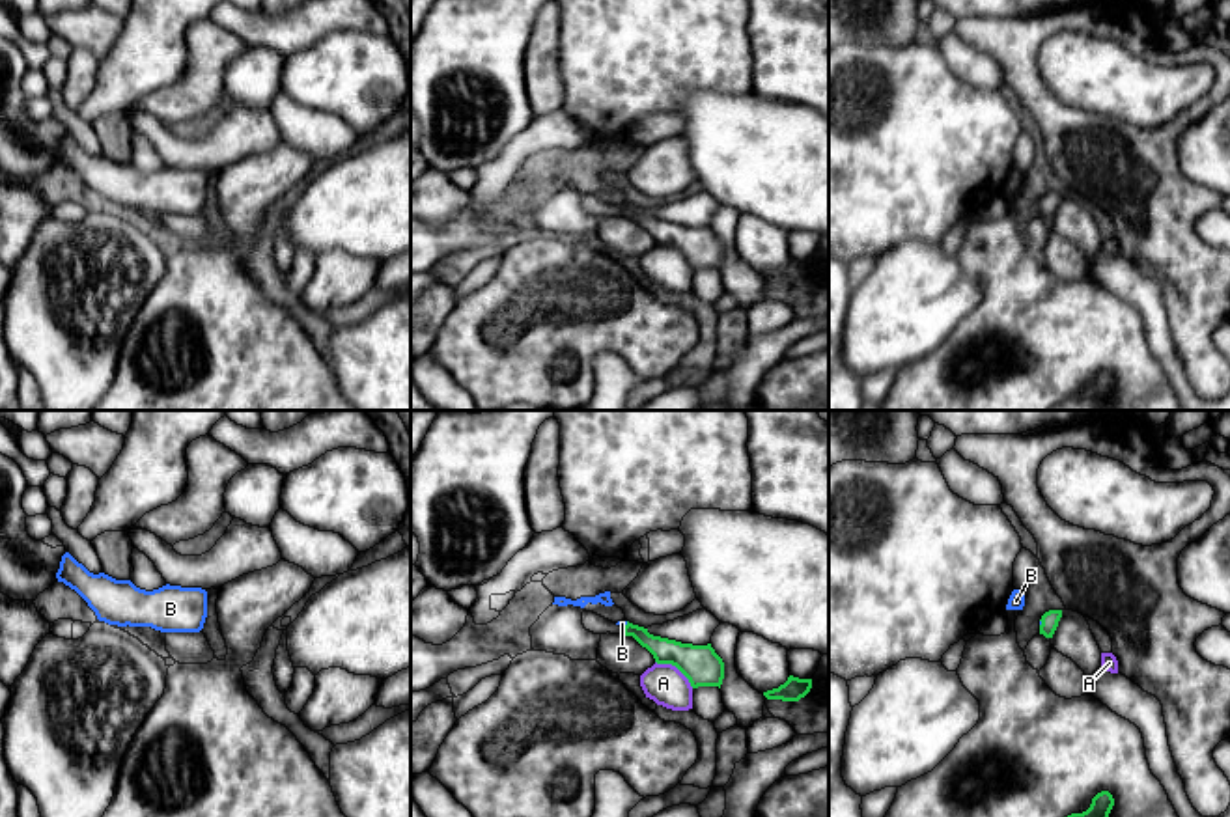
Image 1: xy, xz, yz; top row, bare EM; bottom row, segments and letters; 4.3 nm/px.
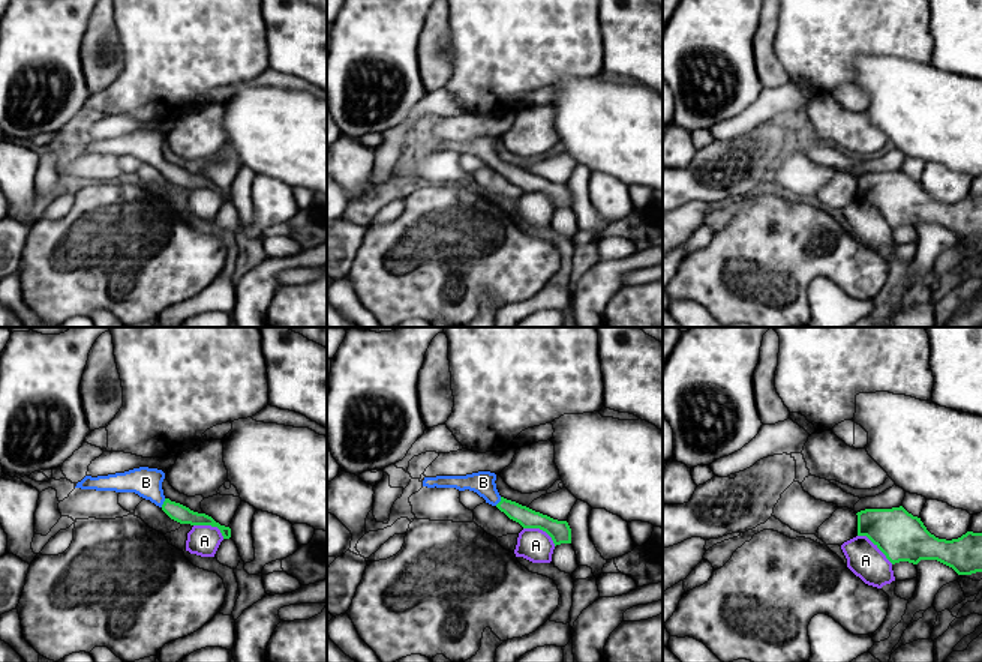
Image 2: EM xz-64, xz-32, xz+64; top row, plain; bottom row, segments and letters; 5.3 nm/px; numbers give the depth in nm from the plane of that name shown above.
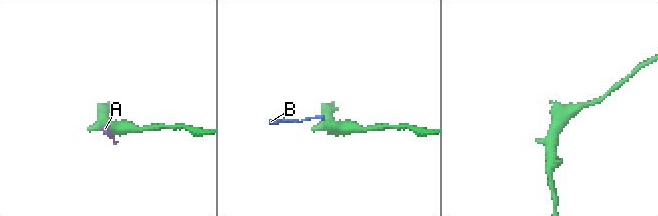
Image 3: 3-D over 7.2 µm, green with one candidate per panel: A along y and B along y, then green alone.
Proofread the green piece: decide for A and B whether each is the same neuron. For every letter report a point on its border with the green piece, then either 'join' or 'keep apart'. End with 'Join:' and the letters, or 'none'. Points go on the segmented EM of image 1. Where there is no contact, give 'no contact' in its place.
A: xz (676, 666) | keep apart
B: xz (626, 625) | join
Join: B

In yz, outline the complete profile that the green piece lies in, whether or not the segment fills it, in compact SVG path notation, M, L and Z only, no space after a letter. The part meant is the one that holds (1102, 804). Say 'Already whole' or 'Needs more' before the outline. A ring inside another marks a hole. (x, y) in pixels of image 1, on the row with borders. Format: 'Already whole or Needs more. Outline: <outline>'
Already whole. Outline: M1101 791L1092 798L1092 804L1083 813L1071 813L1068 817L1109 817L1114 806L1114 798L1109 791Z

